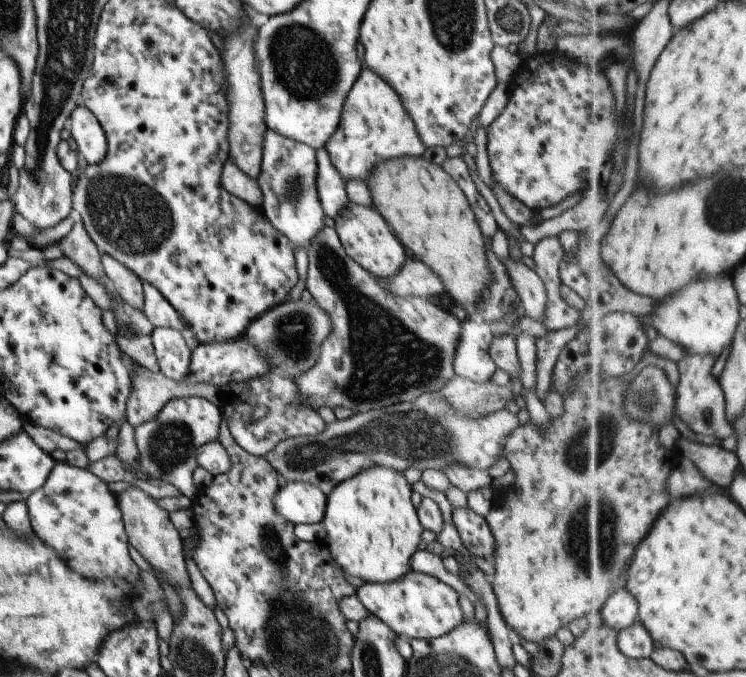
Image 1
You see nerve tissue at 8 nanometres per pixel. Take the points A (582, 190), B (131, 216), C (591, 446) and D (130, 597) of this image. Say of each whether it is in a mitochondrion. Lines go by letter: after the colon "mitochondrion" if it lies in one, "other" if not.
A: other
B: mitochondrion
C: mitochondrion
D: other

